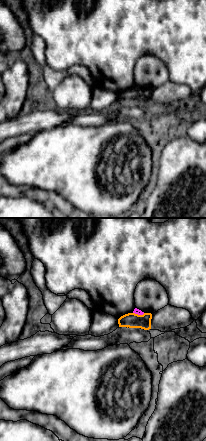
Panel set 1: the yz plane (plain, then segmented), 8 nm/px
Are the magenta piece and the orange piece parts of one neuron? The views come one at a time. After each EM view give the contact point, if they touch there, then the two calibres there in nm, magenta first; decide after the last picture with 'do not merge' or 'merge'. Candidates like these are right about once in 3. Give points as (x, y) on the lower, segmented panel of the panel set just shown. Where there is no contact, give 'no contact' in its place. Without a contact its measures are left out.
contact (139, 314); calibres 50 and 120 nm

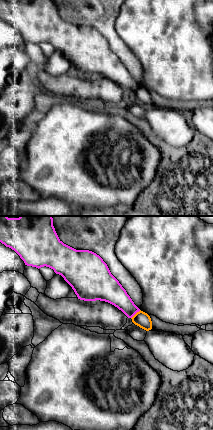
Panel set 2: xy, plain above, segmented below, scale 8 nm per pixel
contact (135, 313); calibres 180 and 120 nm

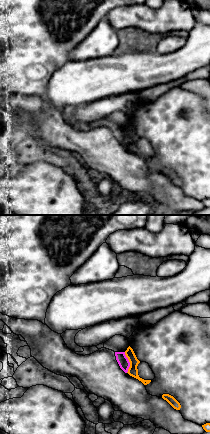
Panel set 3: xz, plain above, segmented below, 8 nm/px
contact (129, 362); calibres 90 and 80 nm

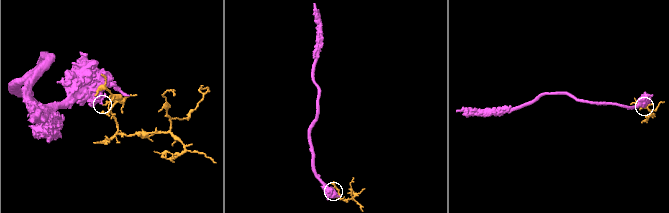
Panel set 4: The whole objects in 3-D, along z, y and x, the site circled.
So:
do not merge

